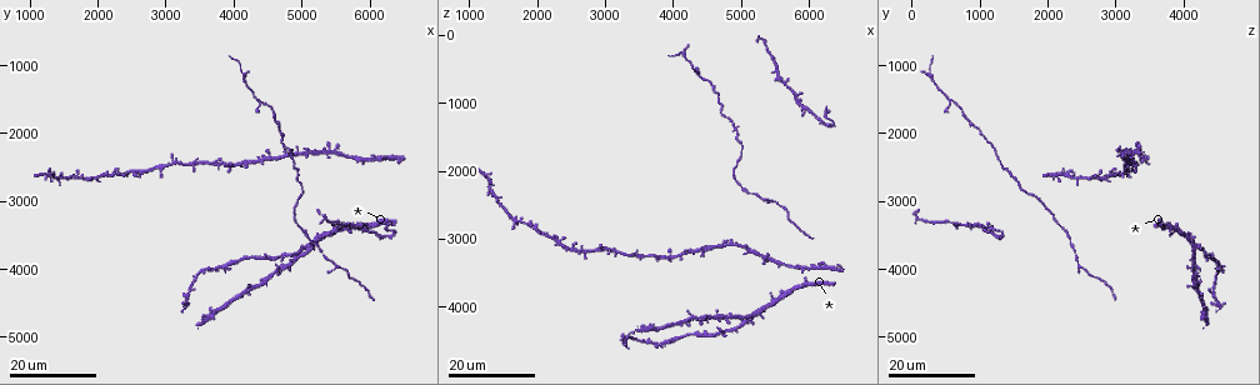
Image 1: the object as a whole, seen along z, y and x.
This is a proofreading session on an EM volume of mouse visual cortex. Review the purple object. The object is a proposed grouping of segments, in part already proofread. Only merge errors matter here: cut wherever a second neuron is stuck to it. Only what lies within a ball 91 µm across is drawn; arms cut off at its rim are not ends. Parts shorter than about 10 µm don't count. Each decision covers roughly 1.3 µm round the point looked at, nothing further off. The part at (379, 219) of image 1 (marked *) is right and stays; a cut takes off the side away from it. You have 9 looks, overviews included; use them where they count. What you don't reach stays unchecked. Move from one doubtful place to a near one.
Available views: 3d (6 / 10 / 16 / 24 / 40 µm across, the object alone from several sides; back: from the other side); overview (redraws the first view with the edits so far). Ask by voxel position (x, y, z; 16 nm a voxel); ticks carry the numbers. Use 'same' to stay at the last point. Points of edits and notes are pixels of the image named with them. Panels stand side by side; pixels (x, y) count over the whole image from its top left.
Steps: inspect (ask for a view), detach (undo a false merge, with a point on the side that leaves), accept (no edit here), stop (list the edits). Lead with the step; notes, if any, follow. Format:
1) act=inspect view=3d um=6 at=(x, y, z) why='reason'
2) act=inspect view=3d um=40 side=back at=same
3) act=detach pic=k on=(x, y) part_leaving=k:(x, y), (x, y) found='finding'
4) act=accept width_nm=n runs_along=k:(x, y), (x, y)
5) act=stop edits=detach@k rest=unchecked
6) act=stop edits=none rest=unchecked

act=inspect view=3d um=24 at=(5000, 3400, 2250) why='sudden change in width'

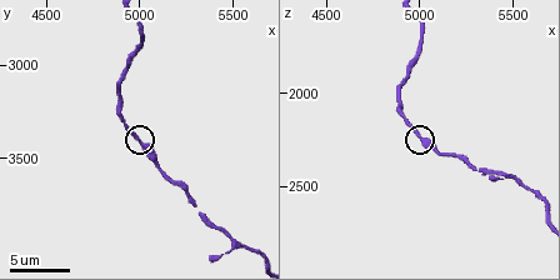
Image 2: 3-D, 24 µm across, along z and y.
act=inspect view=3d um=10 at=(5020, 3400, 2240)

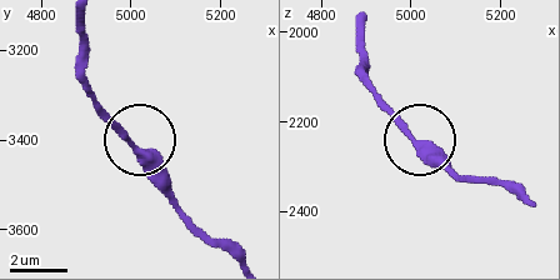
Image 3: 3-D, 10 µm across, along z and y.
act=accept runs_along=3:(228, 255), (185, 213), (164, 169), (94, 100) found='continuous, no second neuron'

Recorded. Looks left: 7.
act=inspect view=3d um=16 at=(5950, 3400, 1050) why='four or more arms meet'

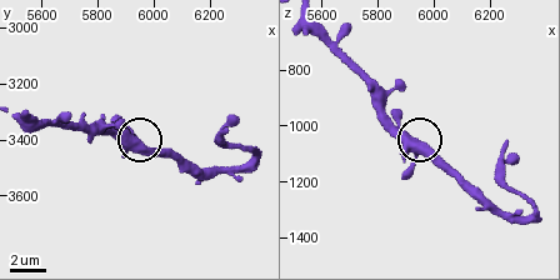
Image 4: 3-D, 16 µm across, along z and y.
act=inspect view=3d um=10 at=(5950, 3410, 1060)

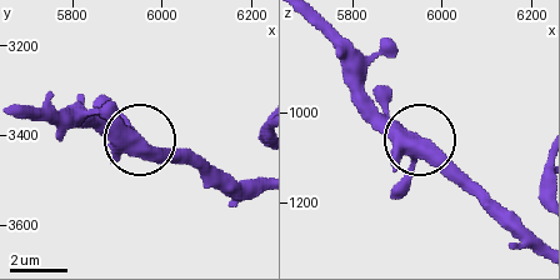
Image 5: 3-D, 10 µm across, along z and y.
act=accept side_arm_um=14 arms=4 found='all the same neuron'

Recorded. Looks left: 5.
act=inspect view=3d um=16 at=(4400, 1550, 600) why='three-way junction'

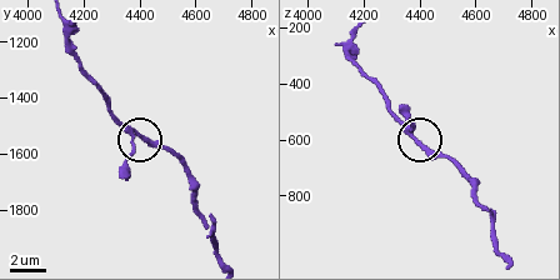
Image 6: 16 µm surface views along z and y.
act=inspect view=3d um=10 at=(4400, 1530, 620)

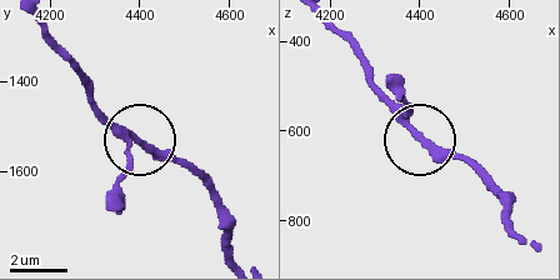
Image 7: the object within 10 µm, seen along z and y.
act=accept runs_along=7:(234, 254), (213, 190), (93, 106) found='one neuron here'

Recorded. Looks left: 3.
act=inspect view=3d um=24 at=(4950, 2500, 1300) why='two arms in line, one across'

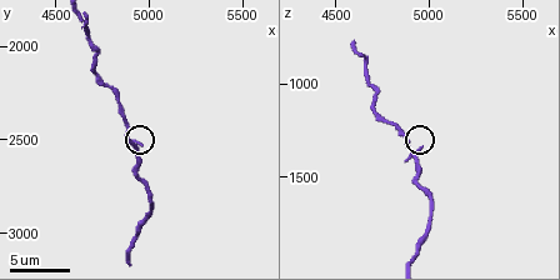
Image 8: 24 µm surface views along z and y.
act=inspect view=3d um=6 at=(4900, 2500, 1360)

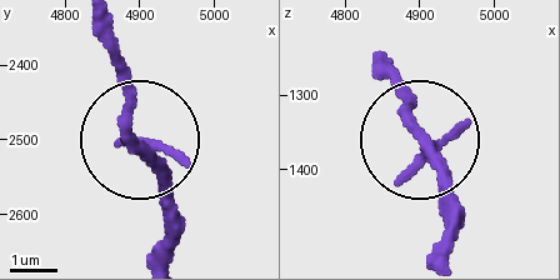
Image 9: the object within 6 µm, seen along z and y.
act=accept runs_along=9:(161, 251), (161, 180), (130, 131), (114, 53) found='continuous, no second neuron'

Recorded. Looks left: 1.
act=stop edits=none rest=unchecked

